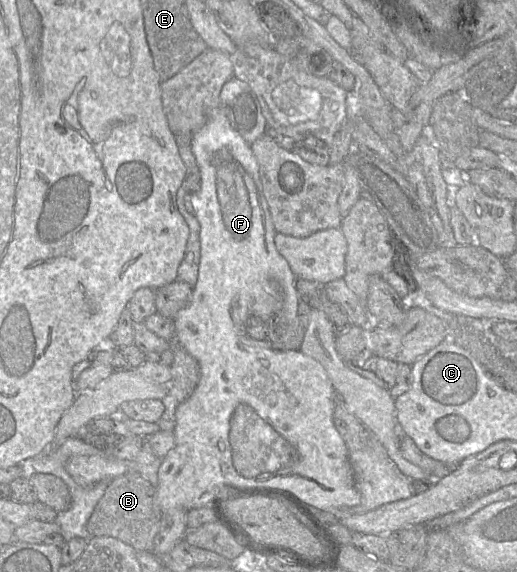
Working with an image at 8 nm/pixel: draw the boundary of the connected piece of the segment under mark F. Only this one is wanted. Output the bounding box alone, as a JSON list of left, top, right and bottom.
[155,105,361,512]

